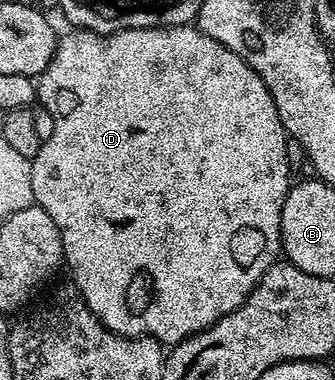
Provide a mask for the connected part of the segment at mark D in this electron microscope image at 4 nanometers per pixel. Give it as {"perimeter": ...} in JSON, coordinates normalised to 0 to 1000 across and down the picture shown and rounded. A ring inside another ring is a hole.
{"perimeter":[[[582,66],[555,68],[463,68],[460,74],[400,74],[397,79],[355,79],[337,89],[284,89],[266,79],[233,79],[224,74],[200,82],[206,89],[176,103],[167,113],[167,134],[149,158],[149,168],[113,200],[113,268],[143,287],[143,300],[155,308],[155,355],[134,361],[119,379],[119,397],[107,416],[93,418],[96,429],[96,518],[104,539],[122,542],[137,558],[137,568],[149,568],[149,579],[161,579],[161,589],[179,613],[185,632],[185,653],[191,655],[188,697],[203,700],[203,711],[215,718],[212,739],[221,745],[227,763],[236,768],[251,797],[269,811],[269,821],[281,821],[281,832],[322,866],[337,868],[343,879],[358,879],[370,889],[415,889],[439,884],[466,892],[469,900],[493,913],[510,916],[528,900],[555,895],[570,879],[588,879],[594,868],[609,868],[621,858],[636,858],[642,847],[663,832],[675,832],[687,821],[699,821],[737,787],[740,774],[776,745],[776,732],[809,703],[812,692],[827,687],[830,671],[839,666],[836,645],[836,582],[842,579],[842,537],[860,513],[866,487],[866,450],[860,445],[860,413],[854,411],[854,389],[866,371],[842,316],[830,305],[830,284],[818,284],[818,263],[806,253],[806,242],[794,232],[794,221],[770,200],[770,189],[758,189],[758,179],[746,179],[746,168],[734,168],[734,158],[722,158],[722,147],[710,147],[699,137],[687,137],[687,126],[675,126],[663,116],[651,116],[651,105],[639,105],[627,95],[606,89]]]}

